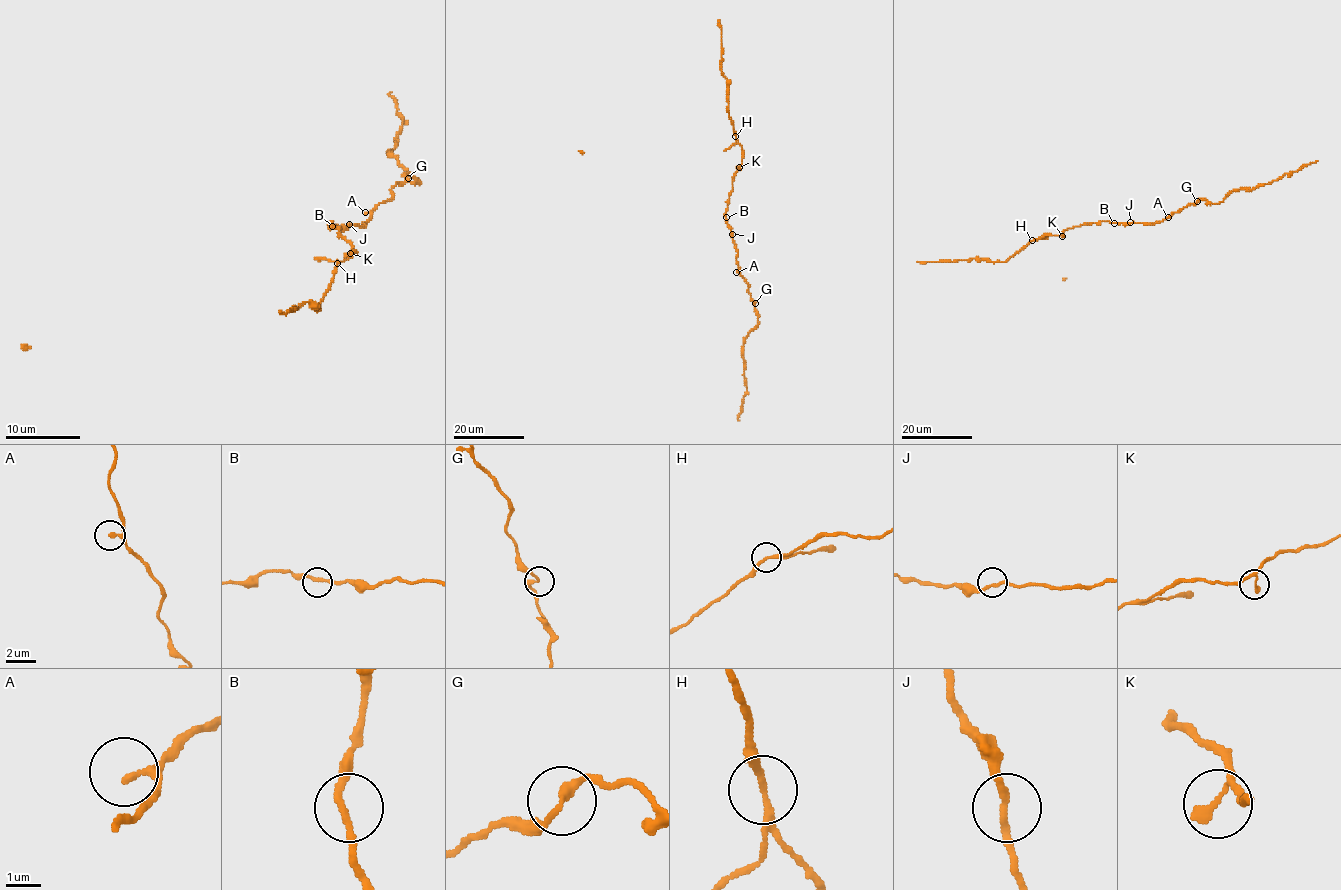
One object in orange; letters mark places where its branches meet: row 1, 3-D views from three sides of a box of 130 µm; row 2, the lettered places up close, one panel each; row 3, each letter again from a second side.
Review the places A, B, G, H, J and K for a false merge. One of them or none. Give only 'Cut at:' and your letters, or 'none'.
Cut at: none

